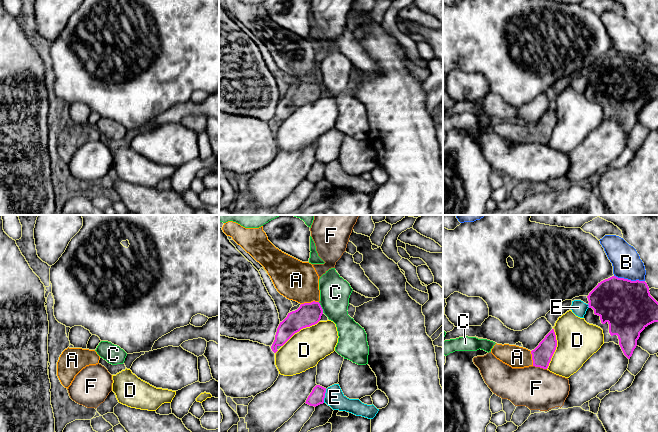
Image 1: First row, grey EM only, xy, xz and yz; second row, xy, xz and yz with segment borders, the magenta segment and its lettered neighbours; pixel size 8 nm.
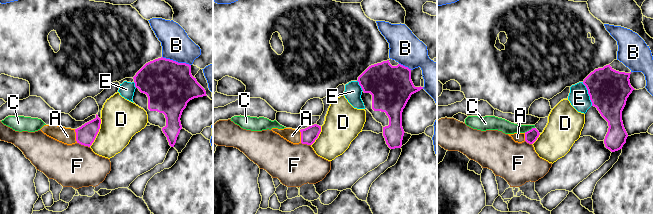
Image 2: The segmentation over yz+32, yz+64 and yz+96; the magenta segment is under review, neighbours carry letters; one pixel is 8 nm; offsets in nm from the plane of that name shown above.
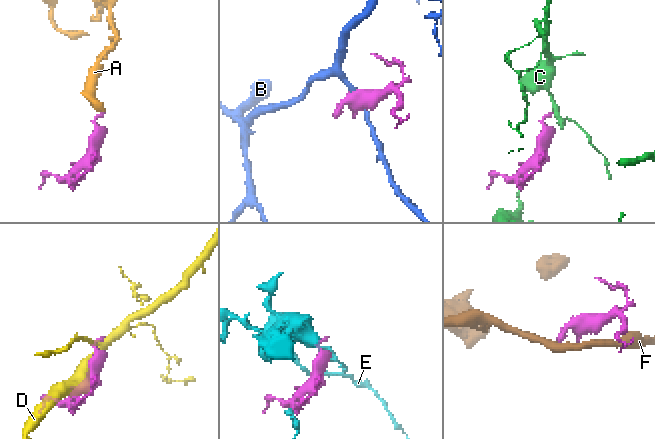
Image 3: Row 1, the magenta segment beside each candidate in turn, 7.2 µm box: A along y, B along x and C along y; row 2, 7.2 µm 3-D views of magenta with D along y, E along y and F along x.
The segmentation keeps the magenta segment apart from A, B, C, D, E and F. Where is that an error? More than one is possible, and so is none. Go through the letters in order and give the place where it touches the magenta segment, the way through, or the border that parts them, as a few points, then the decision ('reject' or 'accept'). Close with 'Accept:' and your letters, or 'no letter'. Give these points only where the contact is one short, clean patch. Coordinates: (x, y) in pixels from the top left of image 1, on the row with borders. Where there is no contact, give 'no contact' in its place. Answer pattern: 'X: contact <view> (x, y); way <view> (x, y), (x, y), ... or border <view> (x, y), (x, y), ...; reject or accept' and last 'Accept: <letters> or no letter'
A: contact xz (309, 303); way xz (308, 314), (309, 303), (308, 294), (296, 280); accept
B: contact yz (629, 280); border yz (614, 275), (620, 278), (644, 281); reject
C: contact xz (321, 307); border xz (318, 302), (323, 312); reject
D: contact yz (555, 348); reject
E: contact xz (324, 396); reject
F: contact yz (540, 367); border yz (533, 365), (546, 369); reject
Accept: A

